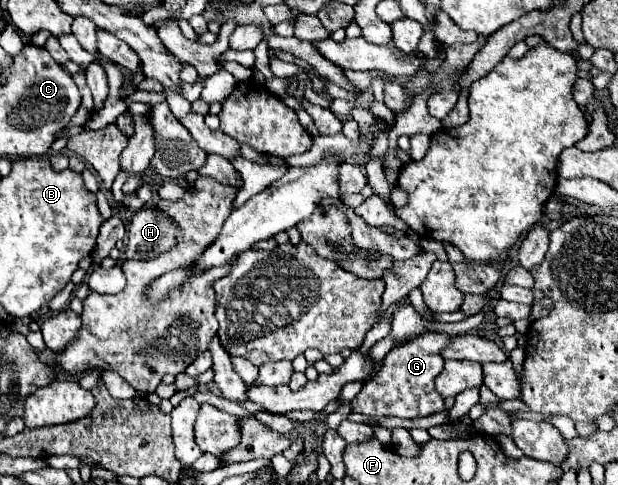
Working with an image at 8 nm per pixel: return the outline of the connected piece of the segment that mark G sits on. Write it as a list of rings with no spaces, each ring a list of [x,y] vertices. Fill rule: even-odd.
[[[428,333],[424,337],[416,337],[410,343],[402,343],[394,347],[382,365],[382,371],[374,375],[374,379],[366,381],[362,391],[350,401],[354,413],[362,413],[374,419],[380,417],[400,417],[400,419],[418,419],[430,417],[434,413],[444,411],[444,399],[434,387],[434,379],[442,371],[444,359],[440,351],[448,345],[450,335]]]

